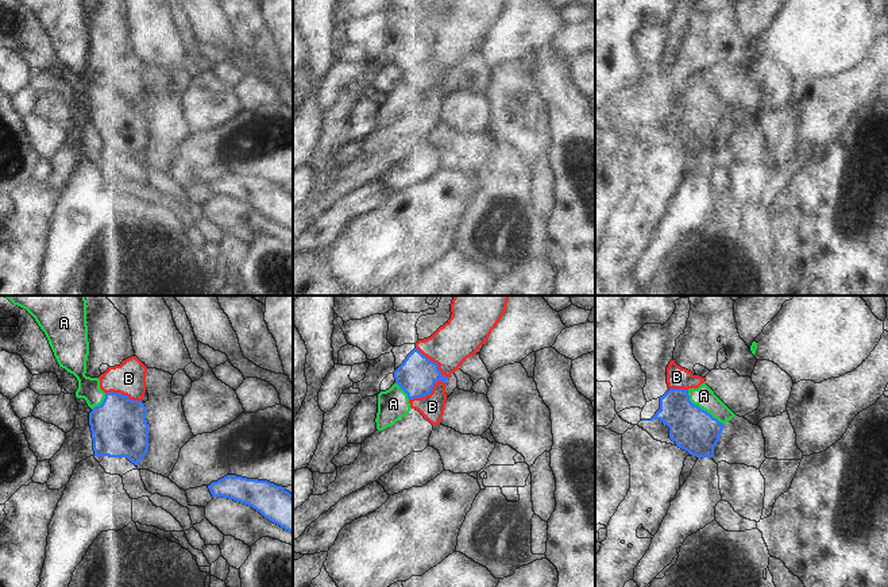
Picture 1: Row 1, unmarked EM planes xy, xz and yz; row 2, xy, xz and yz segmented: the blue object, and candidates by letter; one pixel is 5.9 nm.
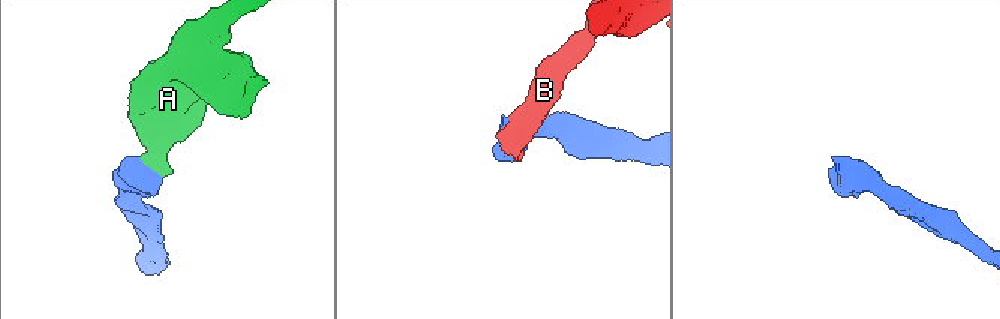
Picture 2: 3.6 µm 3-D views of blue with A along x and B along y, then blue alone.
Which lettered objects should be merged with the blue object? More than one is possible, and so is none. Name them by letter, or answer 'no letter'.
A

